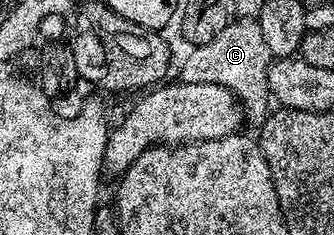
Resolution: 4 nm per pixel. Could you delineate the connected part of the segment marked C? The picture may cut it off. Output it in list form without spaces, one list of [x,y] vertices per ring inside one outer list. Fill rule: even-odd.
[[[253,19],[232,21],[213,41],[191,49],[183,63],[184,83],[216,83],[227,87],[239,100],[248,124],[262,125],[268,117],[269,92],[267,70],[271,68],[273,56],[261,37],[261,25]]]

